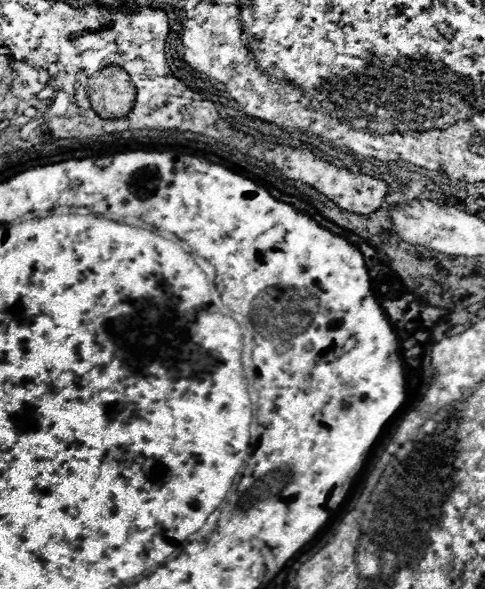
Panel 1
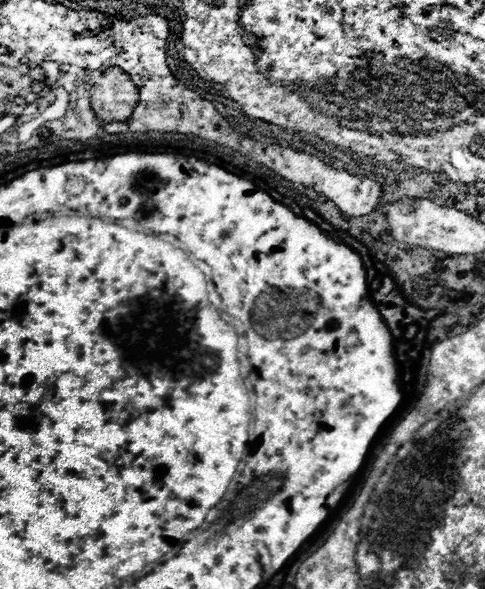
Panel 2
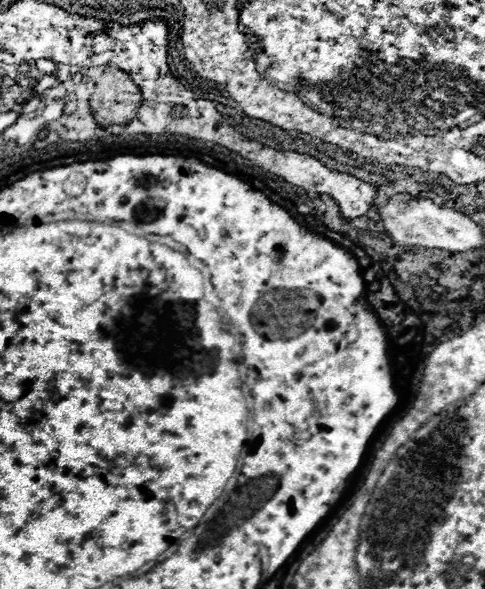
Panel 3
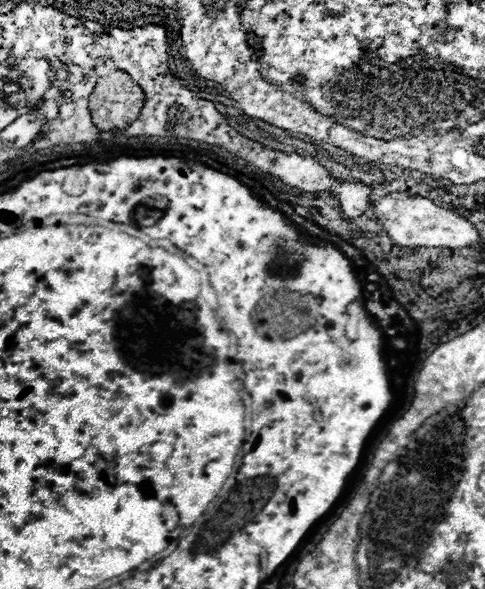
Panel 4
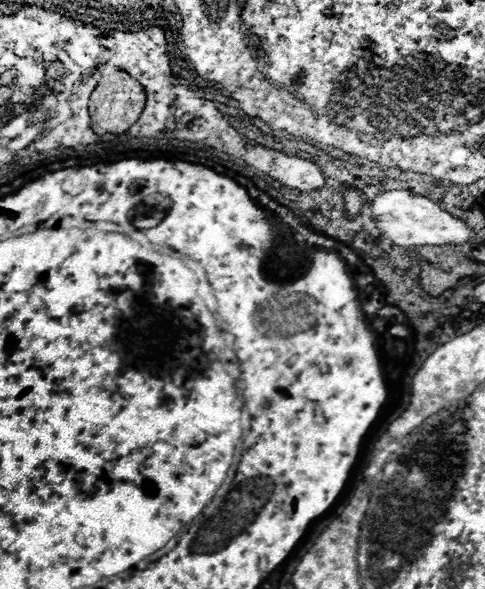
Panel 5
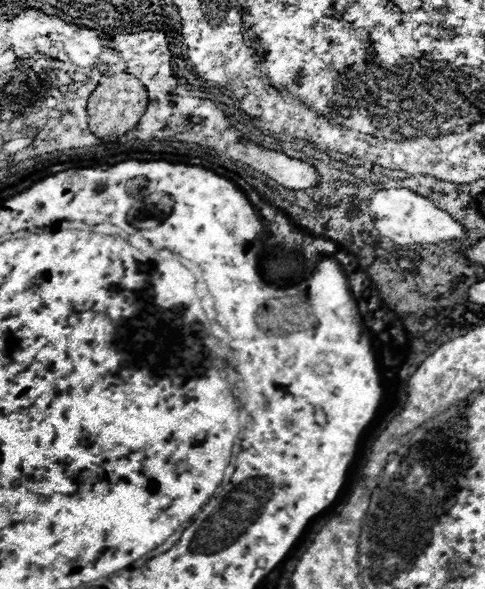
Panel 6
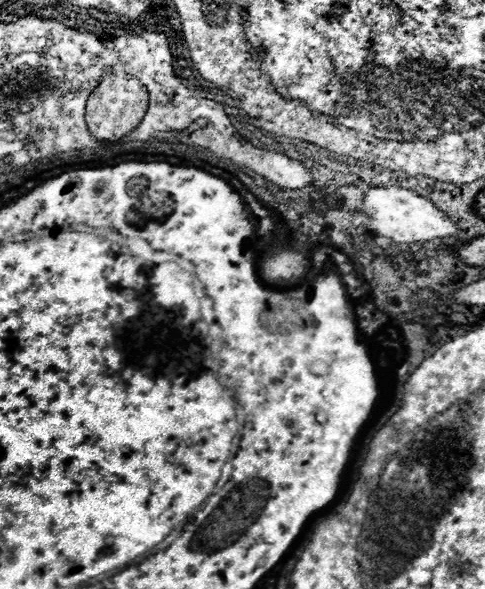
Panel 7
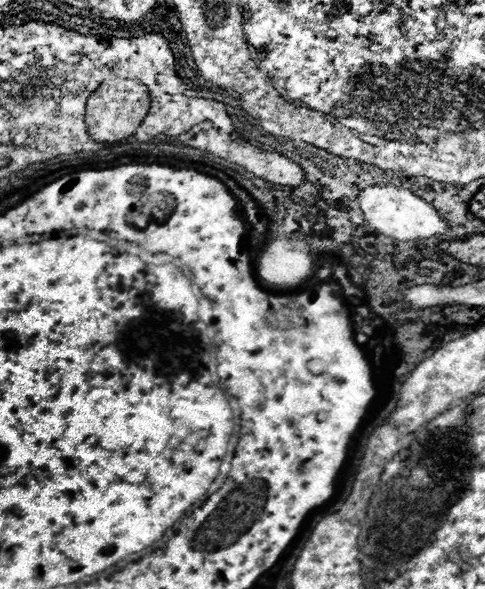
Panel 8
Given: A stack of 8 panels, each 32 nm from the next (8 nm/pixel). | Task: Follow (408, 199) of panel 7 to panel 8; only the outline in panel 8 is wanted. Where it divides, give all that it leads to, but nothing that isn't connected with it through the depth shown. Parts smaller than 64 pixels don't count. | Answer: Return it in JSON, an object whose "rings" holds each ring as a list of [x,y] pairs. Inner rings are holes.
{"rings":[[[364,186],[358,192],[358,206],[368,220],[370,226],[374,226],[376,232],[396,238],[396,240],[416,240],[416,238],[430,238],[442,234],[448,226],[442,220],[442,216],[436,212],[432,204],[422,200],[420,196],[412,194],[406,188],[398,186]]]}

